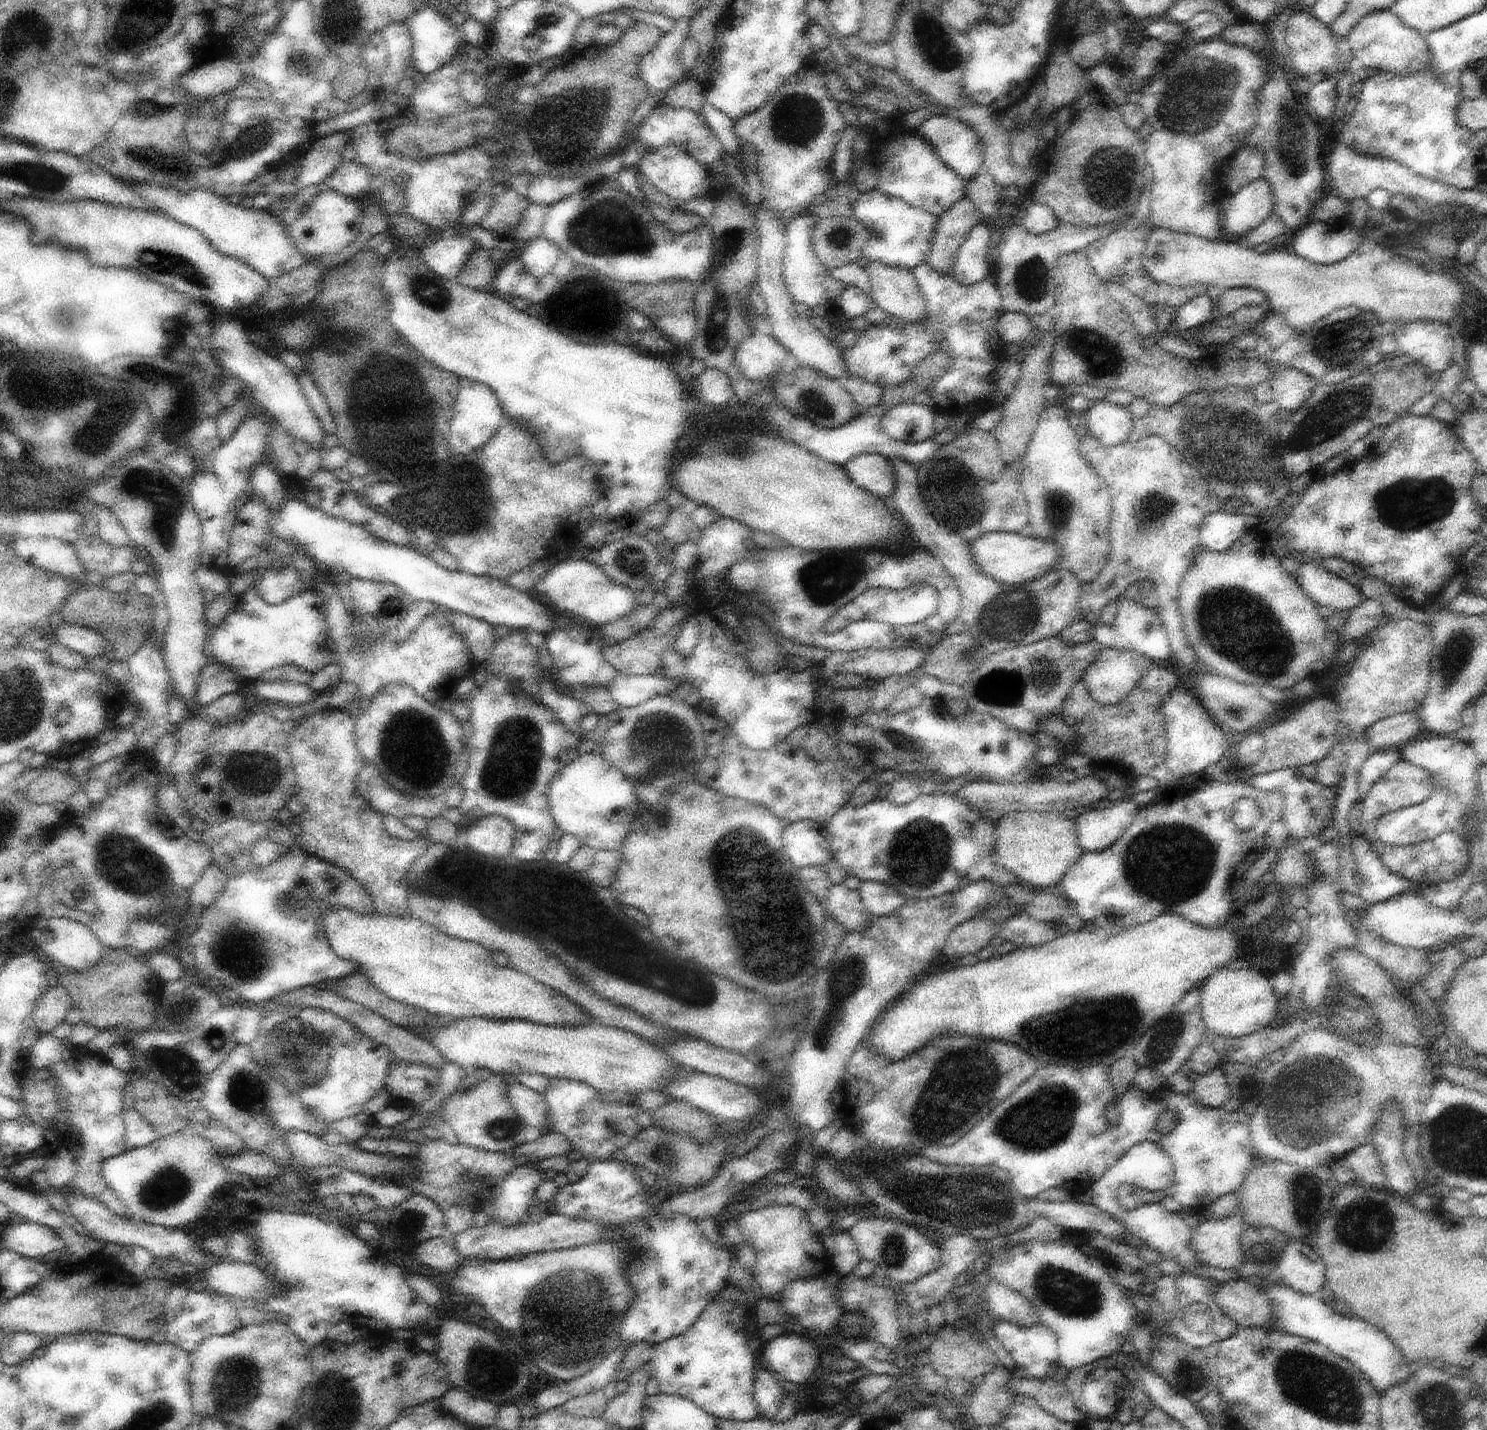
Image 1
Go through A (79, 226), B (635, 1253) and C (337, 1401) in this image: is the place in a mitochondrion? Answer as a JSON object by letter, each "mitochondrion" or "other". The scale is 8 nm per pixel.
{"A":"other","B":"other","C":"mitochondrion"}

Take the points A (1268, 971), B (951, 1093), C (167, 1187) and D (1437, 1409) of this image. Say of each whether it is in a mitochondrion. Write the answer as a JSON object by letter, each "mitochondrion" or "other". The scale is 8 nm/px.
{"A":"other","B":"mitochondrion","C":"mitochondrion","D":"mitochondrion"}

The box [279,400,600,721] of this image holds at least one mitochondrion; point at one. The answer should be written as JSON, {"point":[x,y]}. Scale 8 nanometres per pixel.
{"point":[389,609]}

